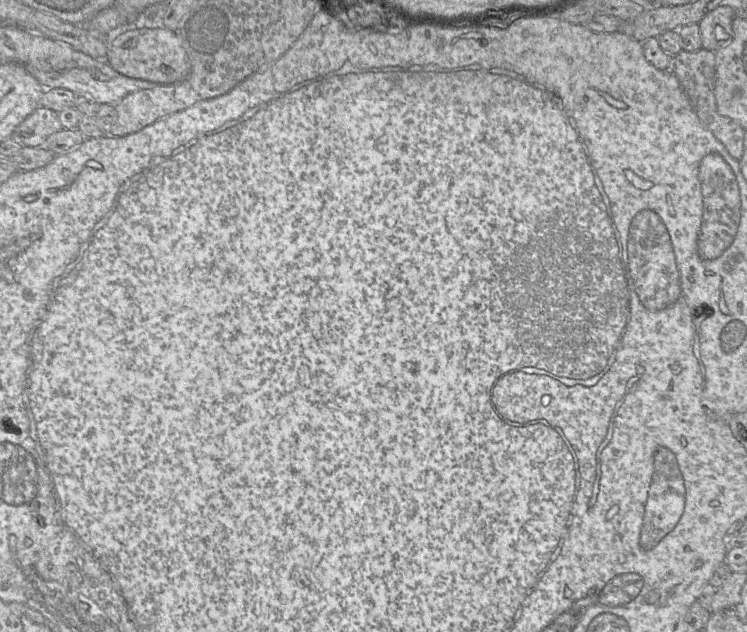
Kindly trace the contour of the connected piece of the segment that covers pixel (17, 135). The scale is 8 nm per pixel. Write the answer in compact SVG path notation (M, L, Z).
M39 106L14 129L11 137L25 147L39 147L51 134L61 129L58 113Z

